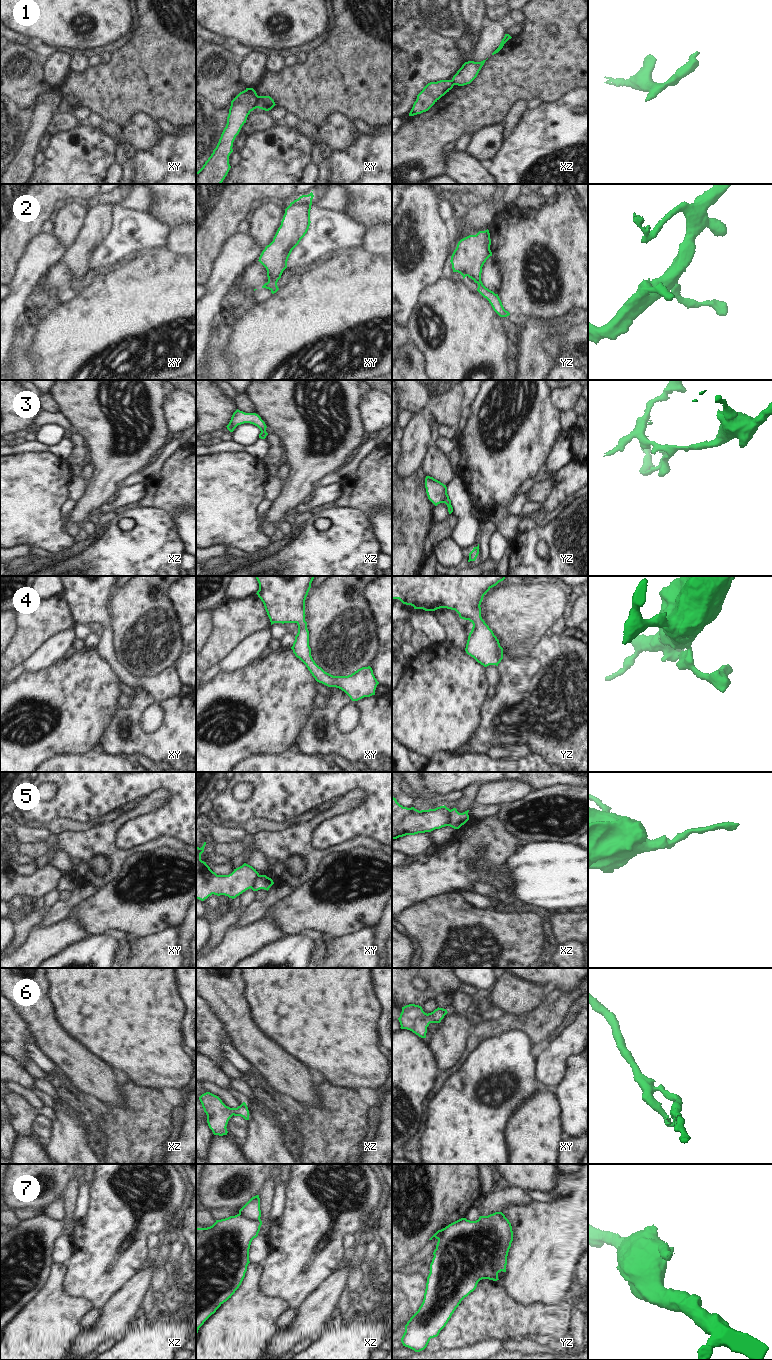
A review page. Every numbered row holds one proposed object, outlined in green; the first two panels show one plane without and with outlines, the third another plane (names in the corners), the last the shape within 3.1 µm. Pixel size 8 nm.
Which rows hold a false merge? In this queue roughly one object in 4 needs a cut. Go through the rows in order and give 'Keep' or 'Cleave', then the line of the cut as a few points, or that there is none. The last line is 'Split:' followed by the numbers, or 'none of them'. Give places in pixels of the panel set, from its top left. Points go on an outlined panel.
1: Cleave. Split along xy (258, 96), (258, 105), (256, 107)
2: Keep. No split
3: Keep. No split
4: Keep. No split
5: Cleave. Split along xz (450, 810), (447, 825)
6: Keep. No split
7: Cleave. Split along xz (239, 1213), (251, 1219), (259, 1218)
Split: 1, 5, 7

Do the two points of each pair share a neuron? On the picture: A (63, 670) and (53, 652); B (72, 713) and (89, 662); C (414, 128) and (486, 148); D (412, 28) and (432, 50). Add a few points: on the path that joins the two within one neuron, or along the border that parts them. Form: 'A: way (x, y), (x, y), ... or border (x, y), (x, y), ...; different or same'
A: border (57, 660), (35, 670); different
B: way (73, 700), (83, 688), (84, 675); same
C: border (492, 123), (479, 127), (471, 134); different
D: way (415, 33), (427, 45); same

